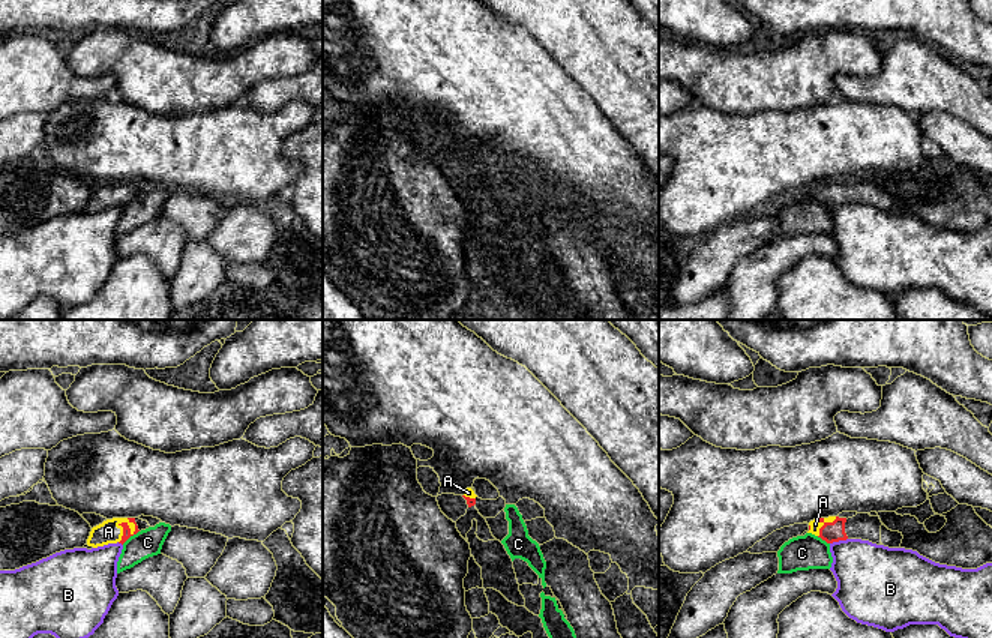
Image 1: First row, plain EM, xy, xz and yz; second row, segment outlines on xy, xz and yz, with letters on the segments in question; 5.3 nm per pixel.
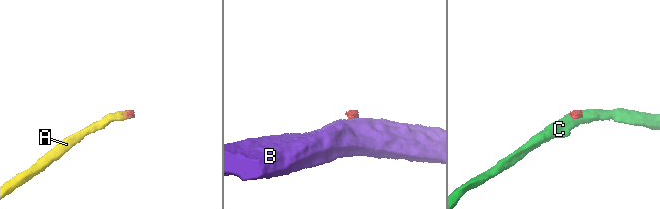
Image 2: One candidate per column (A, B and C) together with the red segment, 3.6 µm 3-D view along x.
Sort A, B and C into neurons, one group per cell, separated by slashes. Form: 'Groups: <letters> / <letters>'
Groups: A / B / C

